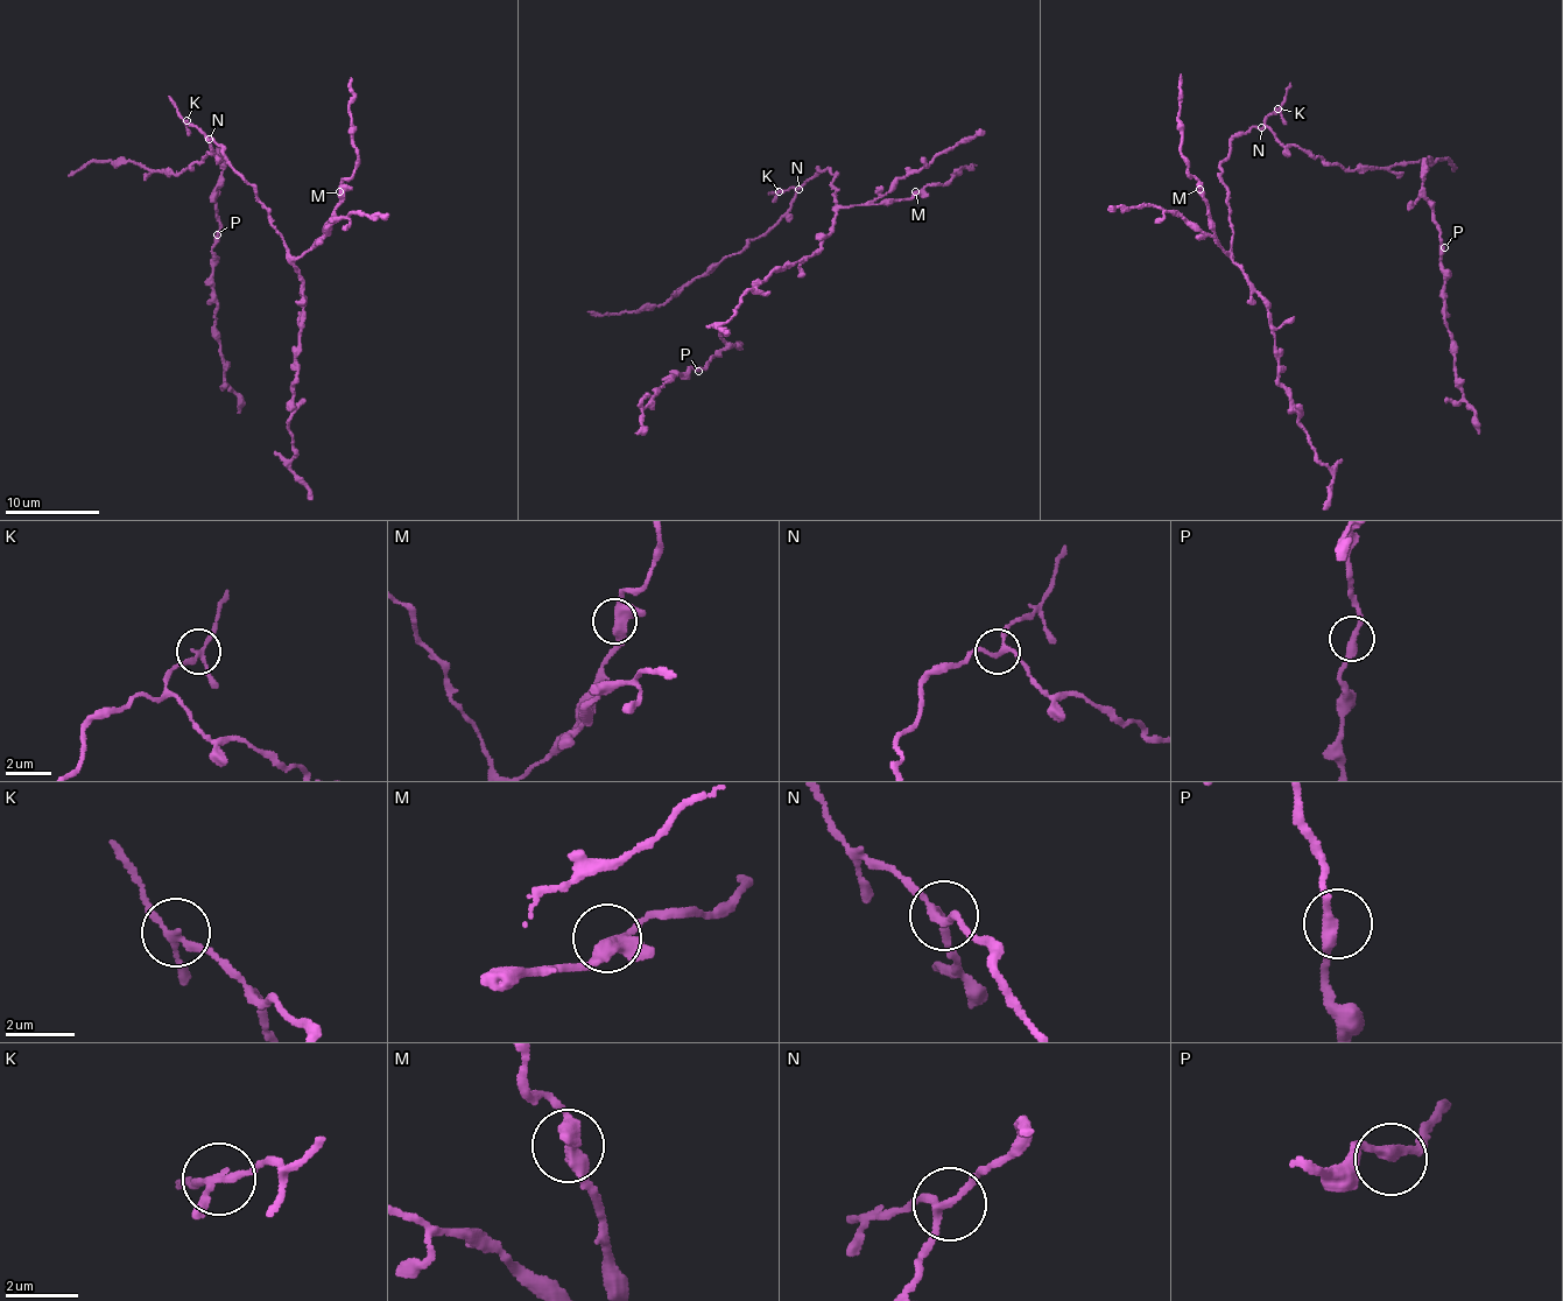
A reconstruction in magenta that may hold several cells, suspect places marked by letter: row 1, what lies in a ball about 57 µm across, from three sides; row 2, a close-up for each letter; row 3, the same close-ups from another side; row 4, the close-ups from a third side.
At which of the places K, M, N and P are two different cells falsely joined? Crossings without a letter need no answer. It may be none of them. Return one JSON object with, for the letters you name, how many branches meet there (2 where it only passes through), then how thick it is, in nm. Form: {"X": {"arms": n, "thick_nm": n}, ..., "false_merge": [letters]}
{"false_merge": []}

